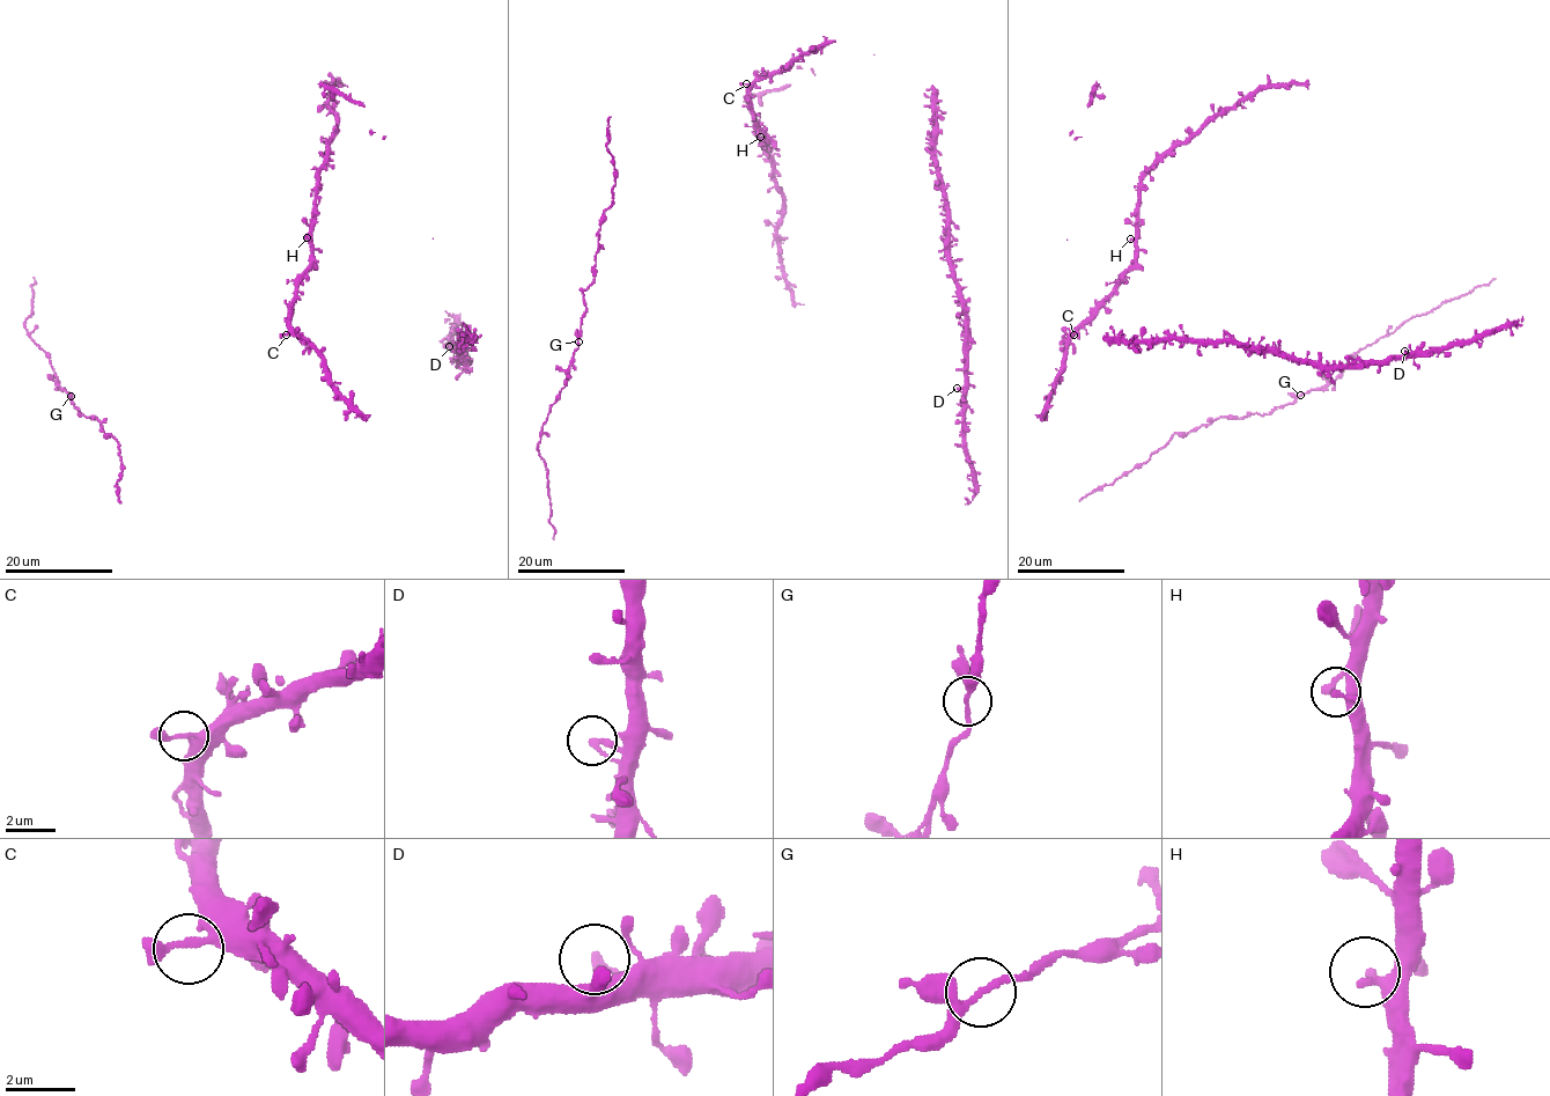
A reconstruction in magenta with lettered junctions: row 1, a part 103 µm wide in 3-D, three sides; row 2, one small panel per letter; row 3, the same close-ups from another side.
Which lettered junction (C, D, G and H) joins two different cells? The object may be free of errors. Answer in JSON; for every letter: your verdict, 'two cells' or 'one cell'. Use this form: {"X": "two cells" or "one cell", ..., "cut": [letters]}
{"C": "one cell", "D": "one cell", "G": "one cell", "H": "one cell", "cut": []}

